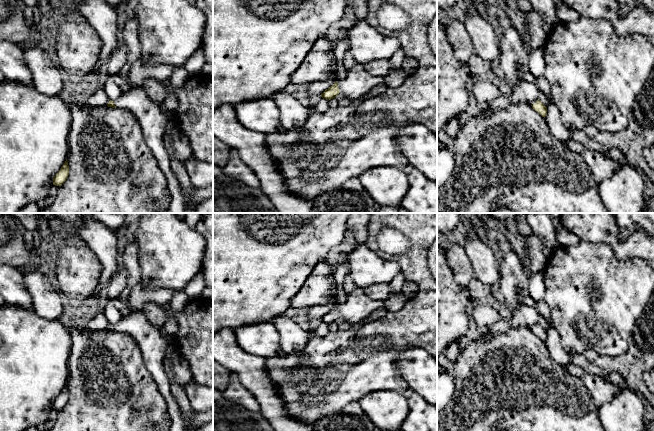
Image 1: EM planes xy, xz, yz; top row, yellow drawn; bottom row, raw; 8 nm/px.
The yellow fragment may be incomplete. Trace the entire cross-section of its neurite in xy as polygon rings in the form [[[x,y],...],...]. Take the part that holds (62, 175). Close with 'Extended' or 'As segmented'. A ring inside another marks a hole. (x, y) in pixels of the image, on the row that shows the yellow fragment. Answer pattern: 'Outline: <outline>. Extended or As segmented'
Outline: [[[66,160],[59,172],[53,178],[53,185],[61,186],[69,175],[68,161]]]. As segmented

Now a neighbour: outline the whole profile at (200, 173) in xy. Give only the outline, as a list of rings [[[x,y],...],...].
[[[194,156],[185,159],[182,163],[193,187],[213,186],[213,163],[199,161]]]

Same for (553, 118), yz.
[[[544,76],[538,78],[537,85],[541,93],[546,97],[549,96],[551,98],[551,100],[548,101],[547,115],[545,117],[551,134],[561,142],[571,140],[571,130],[569,130],[562,122],[561,112],[552,100],[551,89],[547,79]]]

